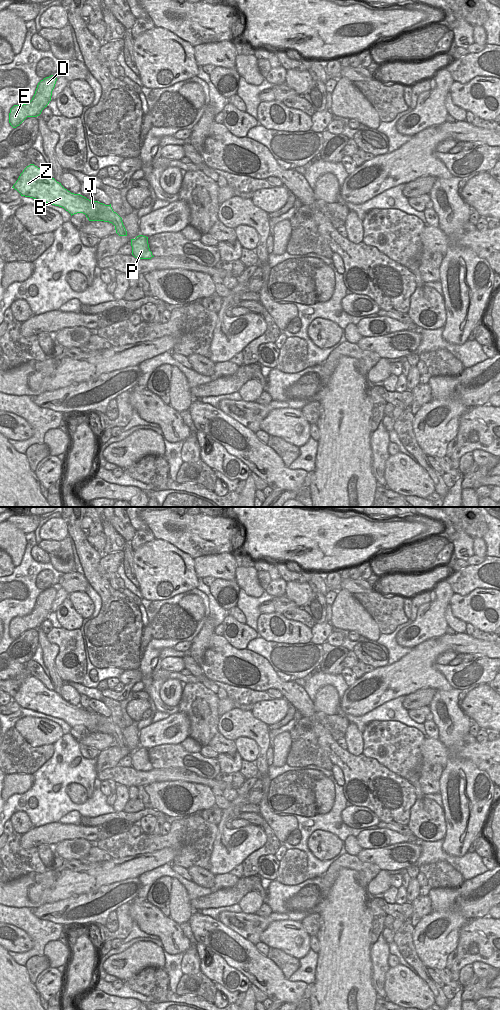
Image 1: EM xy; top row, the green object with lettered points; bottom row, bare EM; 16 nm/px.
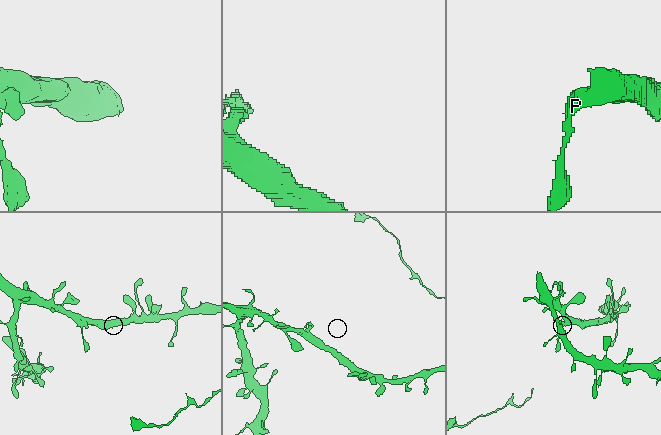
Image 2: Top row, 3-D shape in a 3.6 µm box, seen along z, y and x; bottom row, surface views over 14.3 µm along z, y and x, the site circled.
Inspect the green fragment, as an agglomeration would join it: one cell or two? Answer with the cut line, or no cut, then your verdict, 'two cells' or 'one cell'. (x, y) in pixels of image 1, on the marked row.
no cut | one cell

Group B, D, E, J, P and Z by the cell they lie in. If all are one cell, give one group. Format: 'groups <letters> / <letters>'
groups B D E J P Z

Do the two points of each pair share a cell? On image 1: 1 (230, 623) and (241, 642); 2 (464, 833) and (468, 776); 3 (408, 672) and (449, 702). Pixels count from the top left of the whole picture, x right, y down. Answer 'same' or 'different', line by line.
1: same
2: same
3: different

